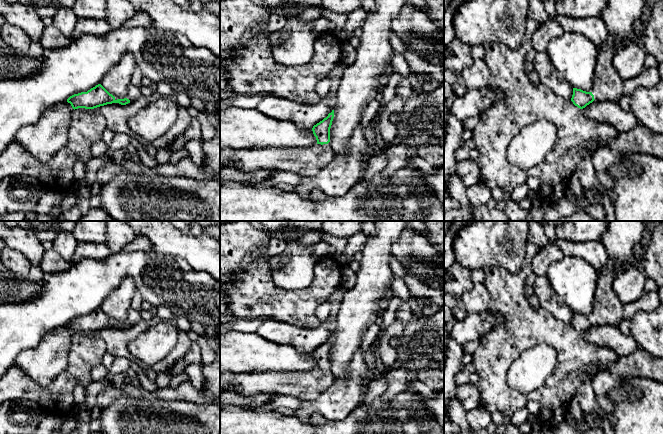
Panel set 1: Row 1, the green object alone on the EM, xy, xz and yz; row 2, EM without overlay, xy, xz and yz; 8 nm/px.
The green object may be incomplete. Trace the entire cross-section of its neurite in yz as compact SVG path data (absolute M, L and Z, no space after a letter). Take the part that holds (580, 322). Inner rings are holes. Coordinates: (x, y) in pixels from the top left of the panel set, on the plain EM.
M617 269L611 273L597 273L594 308L590 316L573 312L571 325L580 333L585 332L594 324L618 326L623 318L623 304L612 289L614 278L622 272Z

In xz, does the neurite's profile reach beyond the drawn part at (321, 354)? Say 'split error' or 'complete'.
split error

